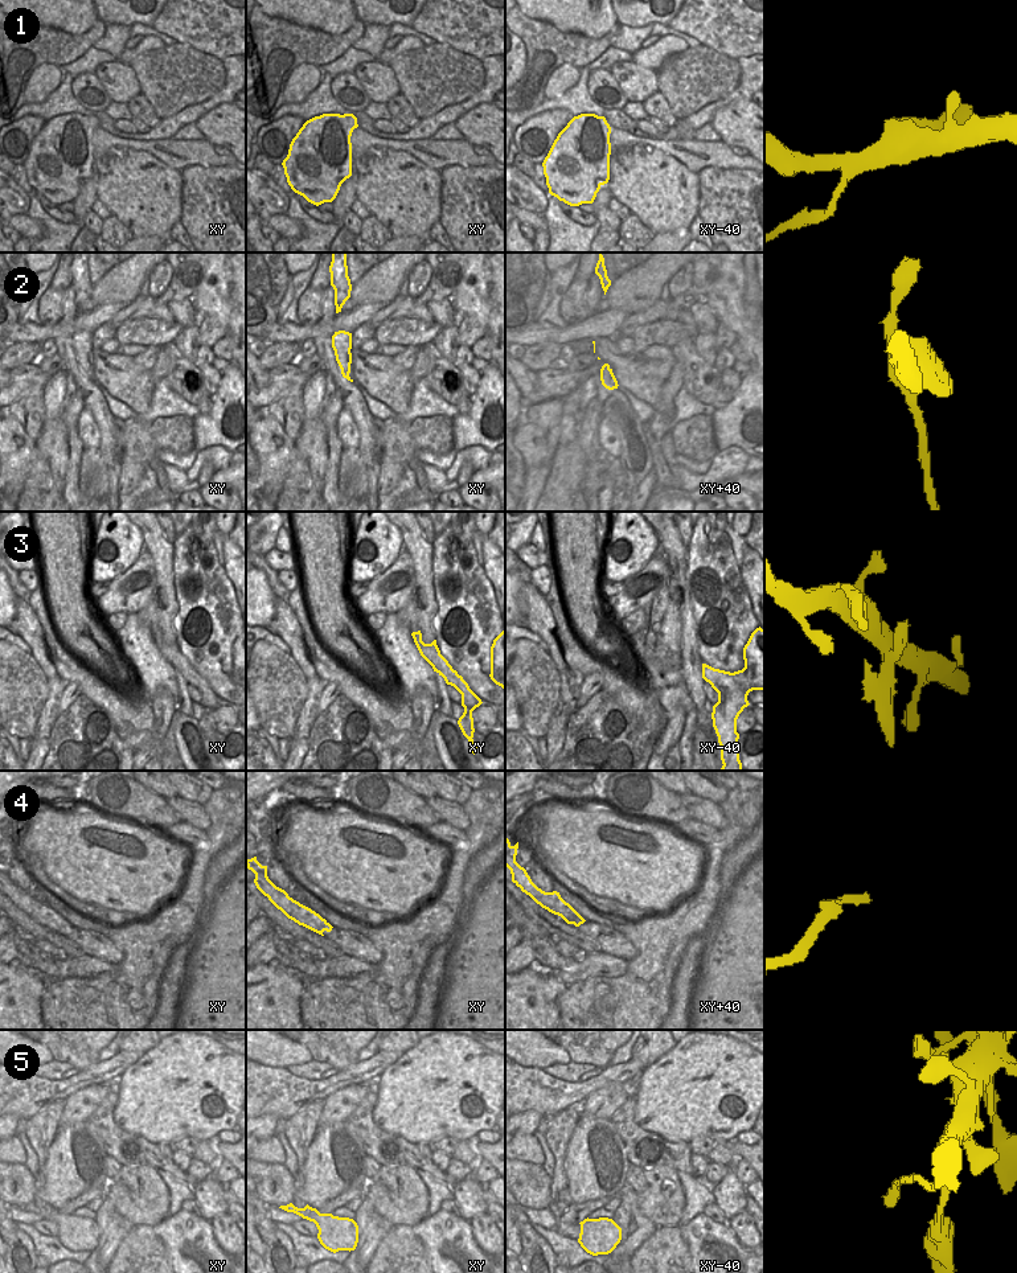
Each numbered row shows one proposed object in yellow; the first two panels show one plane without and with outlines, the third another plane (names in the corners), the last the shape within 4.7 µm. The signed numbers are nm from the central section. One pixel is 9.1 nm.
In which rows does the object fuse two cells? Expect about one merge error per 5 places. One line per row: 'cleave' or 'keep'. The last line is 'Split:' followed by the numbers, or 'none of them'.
1: keep
2: keep
3: keep
4: cleave
5: keep
Split: 4

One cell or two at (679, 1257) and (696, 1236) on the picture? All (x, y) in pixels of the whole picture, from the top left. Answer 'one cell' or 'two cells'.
two cells

